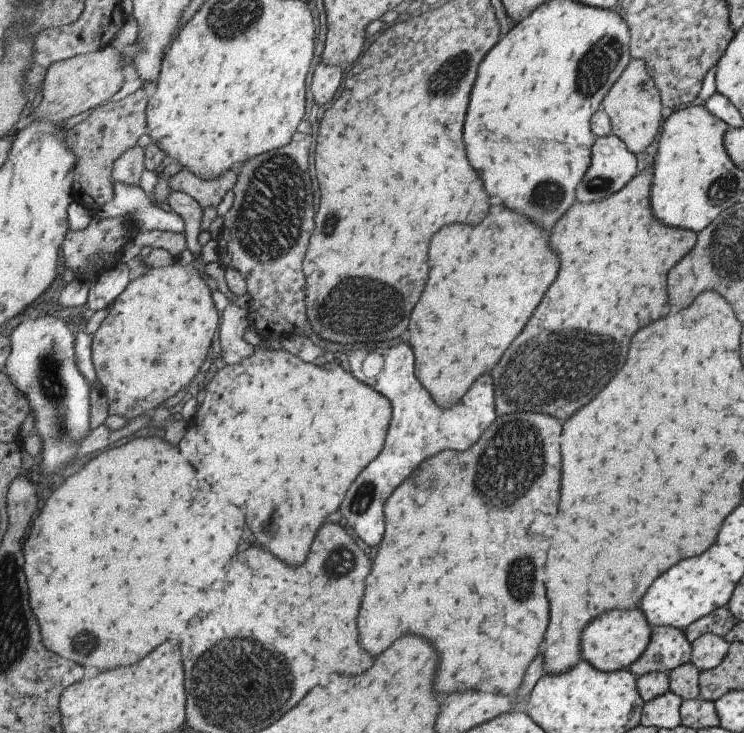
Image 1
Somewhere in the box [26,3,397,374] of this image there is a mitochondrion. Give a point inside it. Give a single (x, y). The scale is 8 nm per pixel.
(270, 220)

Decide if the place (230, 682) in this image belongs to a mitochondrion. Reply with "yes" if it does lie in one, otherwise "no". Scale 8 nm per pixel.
yes

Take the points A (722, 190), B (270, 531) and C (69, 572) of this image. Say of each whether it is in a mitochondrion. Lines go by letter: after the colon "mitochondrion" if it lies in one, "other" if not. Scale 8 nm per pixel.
A: mitochondrion
B: mitochondrion
C: other

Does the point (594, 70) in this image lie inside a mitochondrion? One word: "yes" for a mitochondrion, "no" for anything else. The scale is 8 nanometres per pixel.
yes

